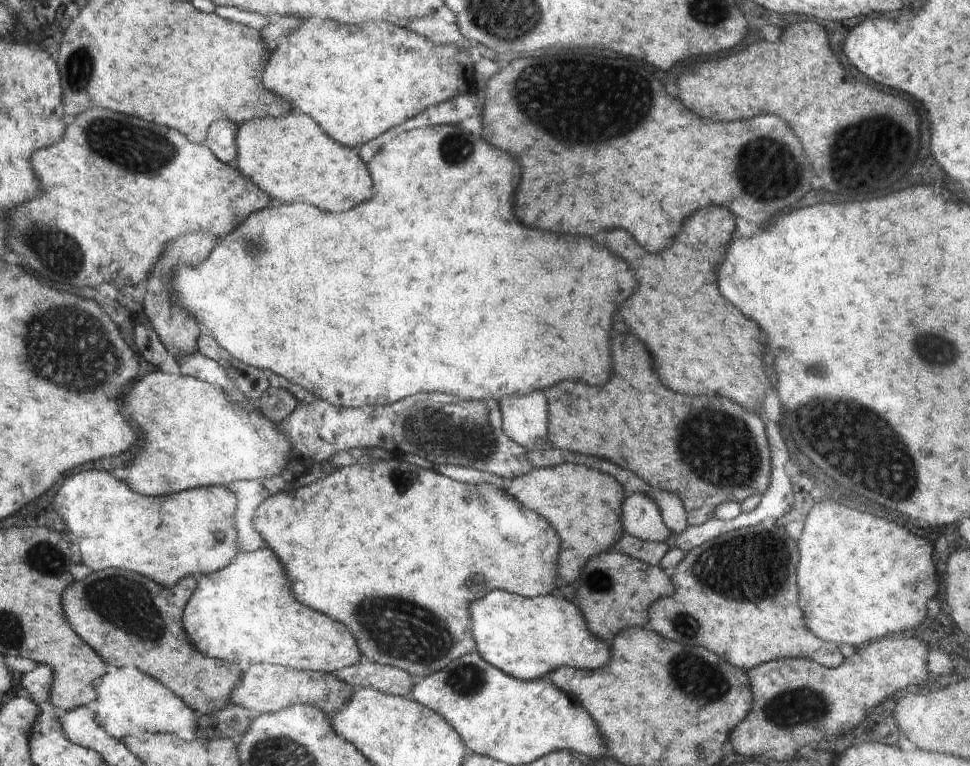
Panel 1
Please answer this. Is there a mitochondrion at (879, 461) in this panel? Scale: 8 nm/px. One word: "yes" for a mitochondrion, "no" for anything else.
yes

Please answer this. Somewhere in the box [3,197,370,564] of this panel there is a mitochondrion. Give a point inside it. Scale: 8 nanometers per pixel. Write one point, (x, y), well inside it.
(68, 342)

